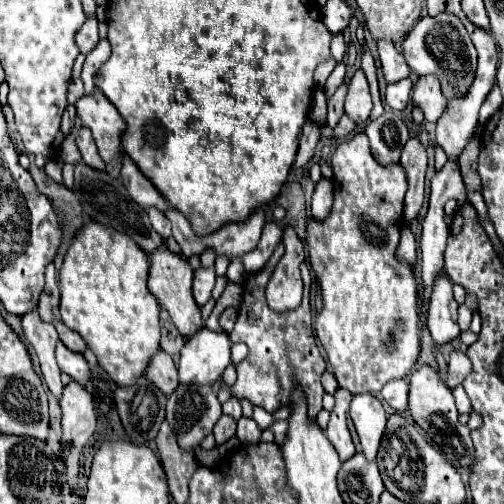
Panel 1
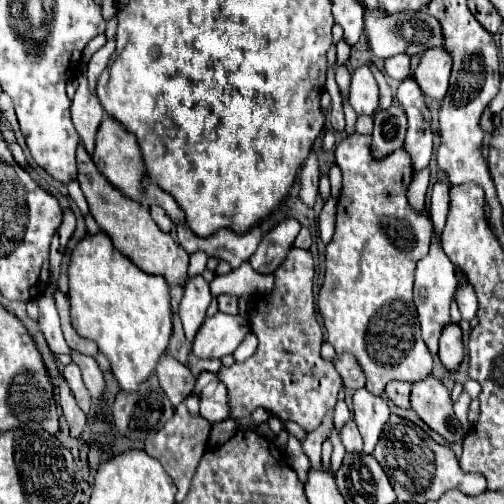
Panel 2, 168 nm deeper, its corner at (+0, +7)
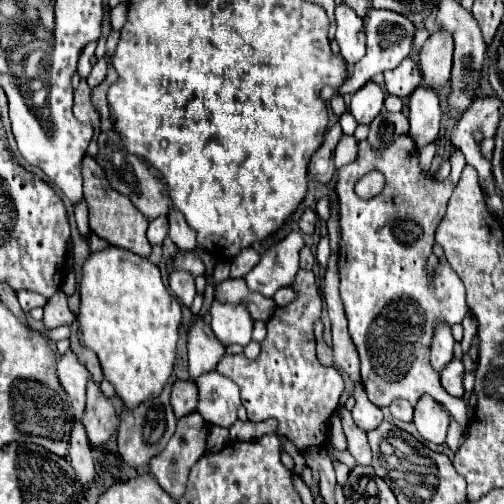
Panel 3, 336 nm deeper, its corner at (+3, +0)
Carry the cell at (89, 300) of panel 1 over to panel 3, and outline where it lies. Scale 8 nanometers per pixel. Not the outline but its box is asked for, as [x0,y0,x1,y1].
[76,245,180,409]

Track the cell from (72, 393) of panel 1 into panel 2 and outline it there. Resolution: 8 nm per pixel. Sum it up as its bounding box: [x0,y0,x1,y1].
[63,362,91,410]

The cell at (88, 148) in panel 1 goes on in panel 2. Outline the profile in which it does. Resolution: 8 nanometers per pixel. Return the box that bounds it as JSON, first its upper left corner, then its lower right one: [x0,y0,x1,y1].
[71,64,103,154]

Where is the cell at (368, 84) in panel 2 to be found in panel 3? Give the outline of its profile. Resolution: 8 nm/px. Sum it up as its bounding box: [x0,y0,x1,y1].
[350,81,384,125]

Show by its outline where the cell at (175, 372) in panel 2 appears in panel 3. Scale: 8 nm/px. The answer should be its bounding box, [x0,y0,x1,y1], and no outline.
[170,379,198,417]

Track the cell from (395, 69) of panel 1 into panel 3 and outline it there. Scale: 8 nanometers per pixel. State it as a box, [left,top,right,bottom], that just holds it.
[384,59,420,99]

